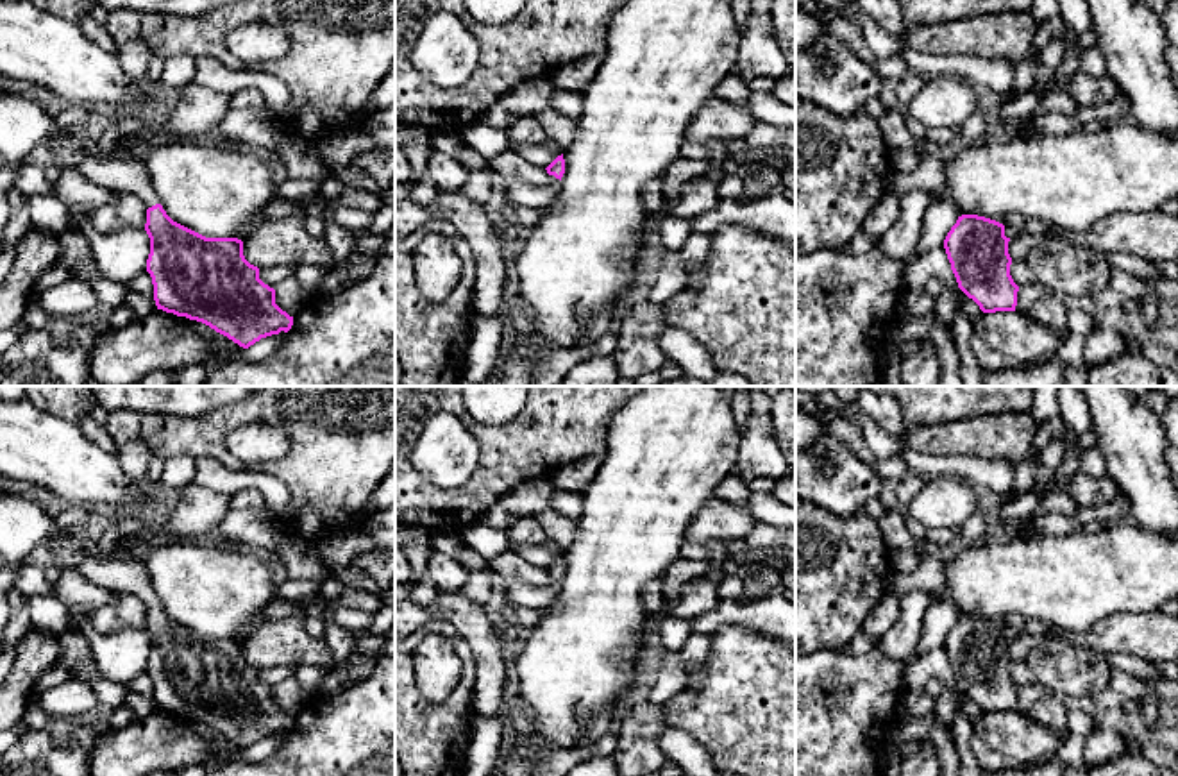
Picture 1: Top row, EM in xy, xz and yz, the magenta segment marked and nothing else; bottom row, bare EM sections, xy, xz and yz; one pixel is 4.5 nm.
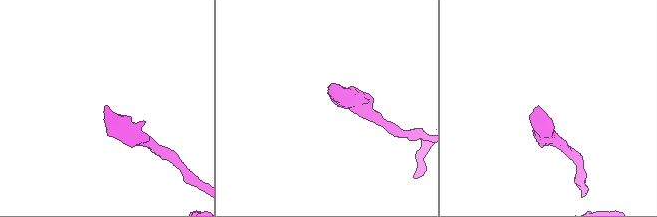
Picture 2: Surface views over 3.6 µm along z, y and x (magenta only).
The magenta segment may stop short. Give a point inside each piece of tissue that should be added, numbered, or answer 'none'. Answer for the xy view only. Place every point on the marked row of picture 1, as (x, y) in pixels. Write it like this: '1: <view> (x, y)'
1: xy (115, 174)

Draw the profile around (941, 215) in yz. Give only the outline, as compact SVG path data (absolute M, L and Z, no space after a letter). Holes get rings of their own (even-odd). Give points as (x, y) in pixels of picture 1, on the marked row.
M931 198L922 218L922 232L917 243L917 256L926 256L930 250L942 247L947 232L958 220L956 207L946 198Z

